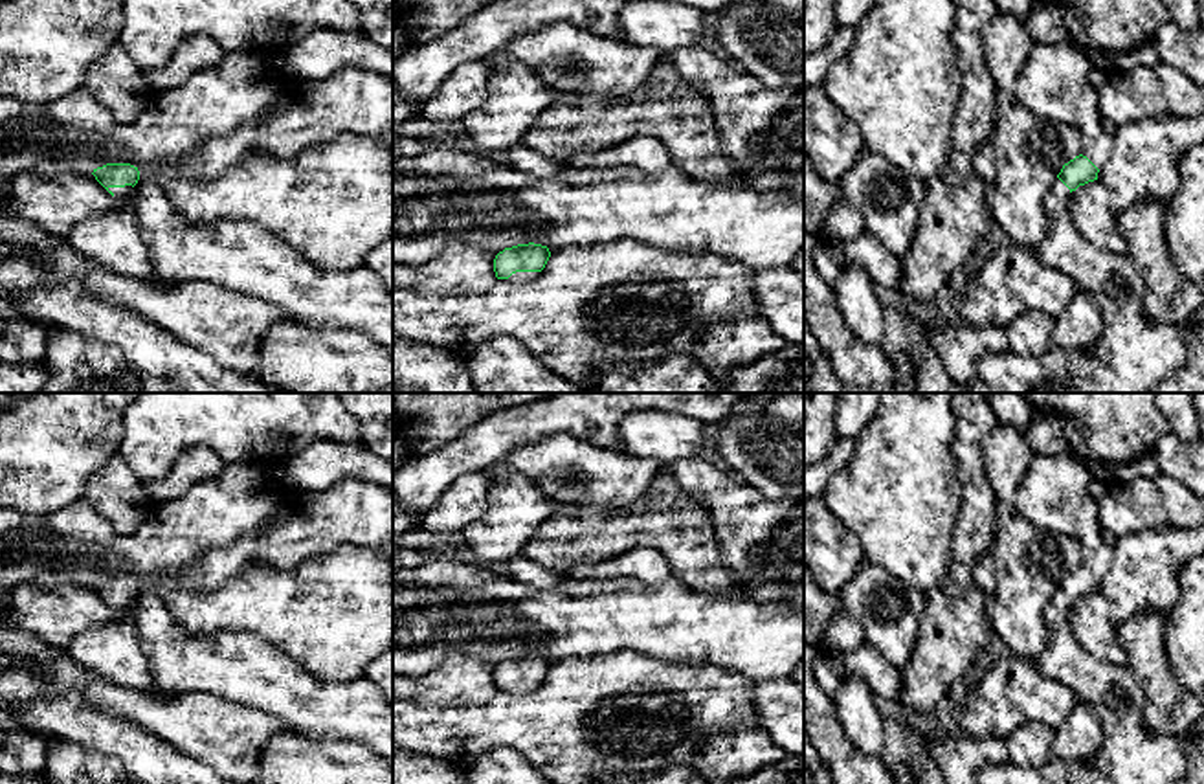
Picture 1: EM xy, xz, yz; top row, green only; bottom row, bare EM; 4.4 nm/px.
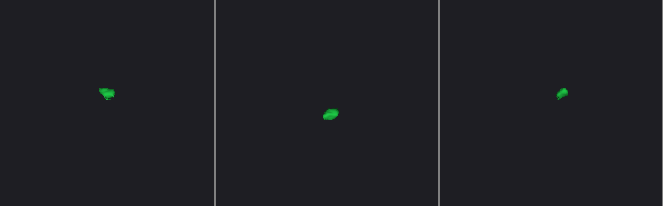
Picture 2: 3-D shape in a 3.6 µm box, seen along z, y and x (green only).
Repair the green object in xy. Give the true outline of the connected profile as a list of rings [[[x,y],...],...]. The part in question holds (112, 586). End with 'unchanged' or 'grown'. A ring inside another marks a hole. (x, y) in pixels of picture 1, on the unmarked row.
[[[106,575],[94,580],[92,586],[121,617],[112,624],[79,633],[66,652],[105,679],[139,692],[167,696],[169,692],[163,692],[150,678],[134,622],[125,617],[134,610],[134,597],[139,591],[138,578]]] | grown

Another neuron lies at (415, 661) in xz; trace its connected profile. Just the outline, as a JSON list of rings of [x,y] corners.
[[[435,558],[417,567],[393,569],[393,672],[420,676],[452,652],[466,652],[497,666],[518,655],[541,655],[551,665],[631,650],[668,663],[708,663],[752,681],[789,678],[804,659],[804,606],[760,604],[741,593],[703,593],[677,577],[657,584],[639,578],[562,580],[547,589],[510,578],[481,562]]]

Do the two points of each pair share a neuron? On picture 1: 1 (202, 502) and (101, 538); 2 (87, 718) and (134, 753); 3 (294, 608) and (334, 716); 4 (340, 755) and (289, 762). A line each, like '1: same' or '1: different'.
1: same
2: same
3: different
4: same

